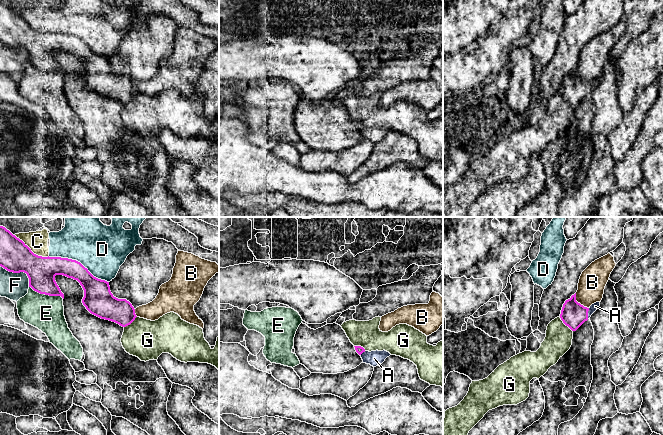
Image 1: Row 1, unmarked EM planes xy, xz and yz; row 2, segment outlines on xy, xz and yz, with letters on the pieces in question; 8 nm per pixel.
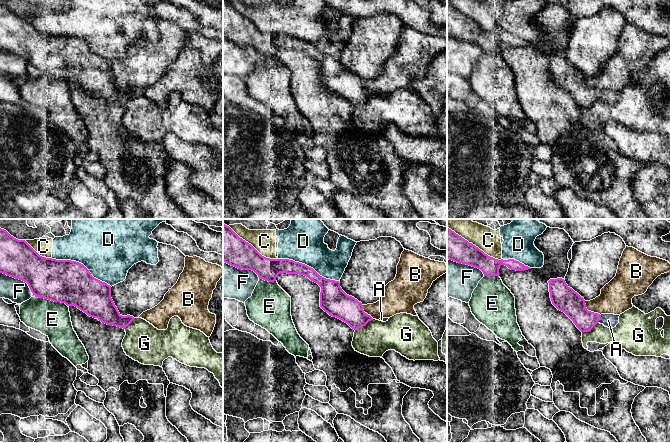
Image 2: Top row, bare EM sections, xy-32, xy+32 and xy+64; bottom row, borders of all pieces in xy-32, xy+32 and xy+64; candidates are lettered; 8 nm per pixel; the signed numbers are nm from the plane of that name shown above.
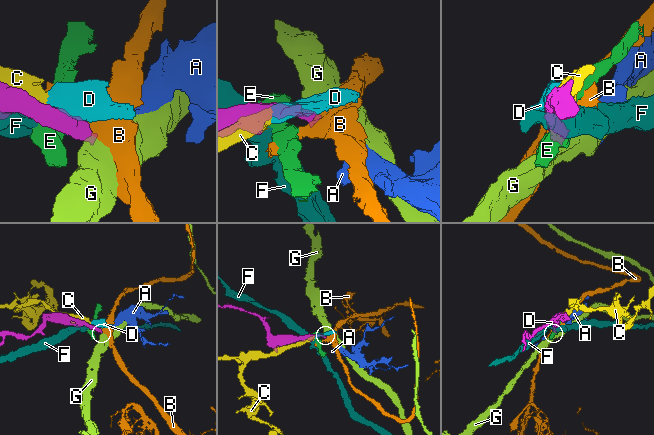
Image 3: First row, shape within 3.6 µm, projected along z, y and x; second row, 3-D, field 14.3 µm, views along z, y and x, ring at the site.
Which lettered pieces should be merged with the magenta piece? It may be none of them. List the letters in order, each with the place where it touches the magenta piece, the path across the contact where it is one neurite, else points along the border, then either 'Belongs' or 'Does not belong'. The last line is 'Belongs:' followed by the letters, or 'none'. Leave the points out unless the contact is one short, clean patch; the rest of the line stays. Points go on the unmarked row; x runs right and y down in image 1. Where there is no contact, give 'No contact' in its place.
A: Touches magenta at yz (587, 89). Belongs
B: Touches magenta at yz (579, 79). Boundary: yz (575, 69), (575, 75), (588, 84). Does not belong
C: Touches magenta at xy (30, 26). Does not belong
D: Touches magenta at xy (77, 37). Does not belong
E: Touches magenta at xy (46, 70). Does not belong
F: Touches magenta at xy (19, 48). Does not belong
G: Touches magenta at yz (565, 100). Boundary: yz (559, 92), (572, 107). Does not belong
Belongs: A

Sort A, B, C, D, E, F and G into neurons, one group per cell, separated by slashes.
A / B / C D / E / F / G

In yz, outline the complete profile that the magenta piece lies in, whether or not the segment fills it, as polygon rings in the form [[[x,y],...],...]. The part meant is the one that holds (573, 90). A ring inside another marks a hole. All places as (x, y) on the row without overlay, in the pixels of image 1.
[[[576,69],[563,80],[560,94],[572,107],[576,107],[588,96],[589,84],[584,83],[576,77]]]

